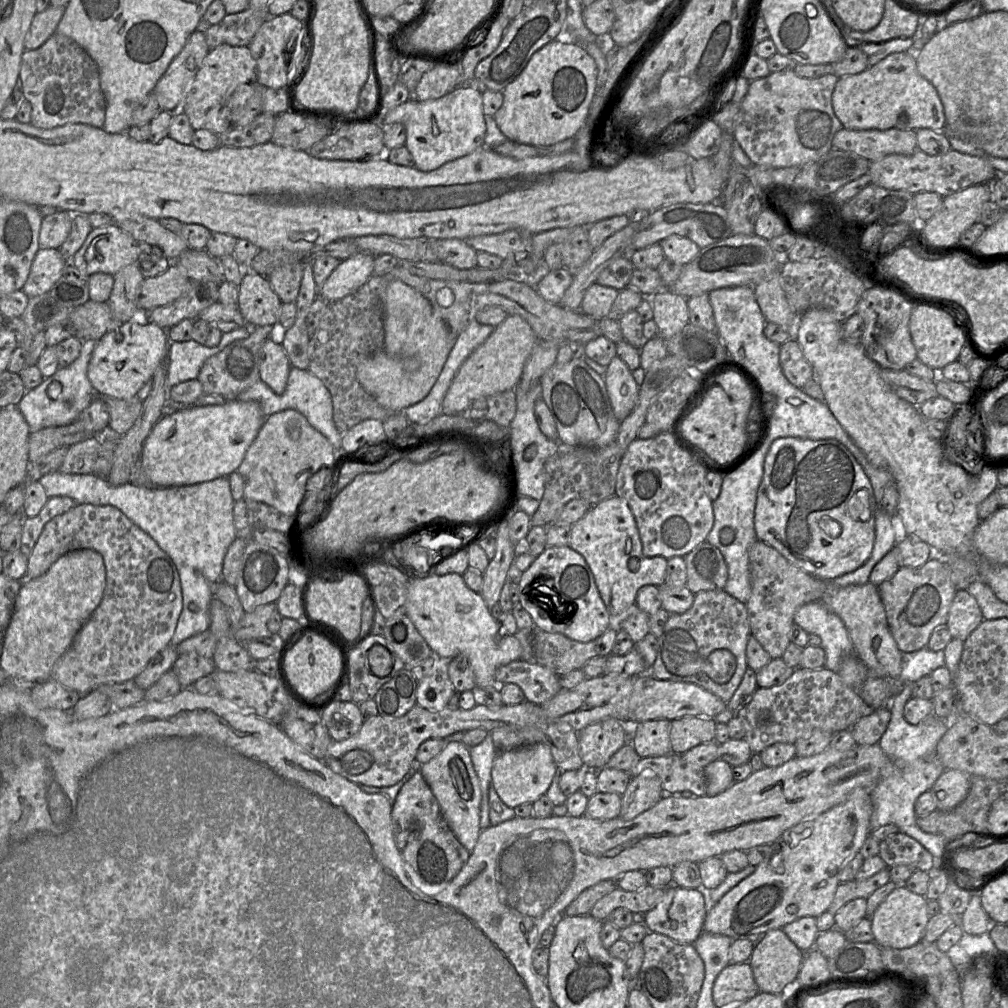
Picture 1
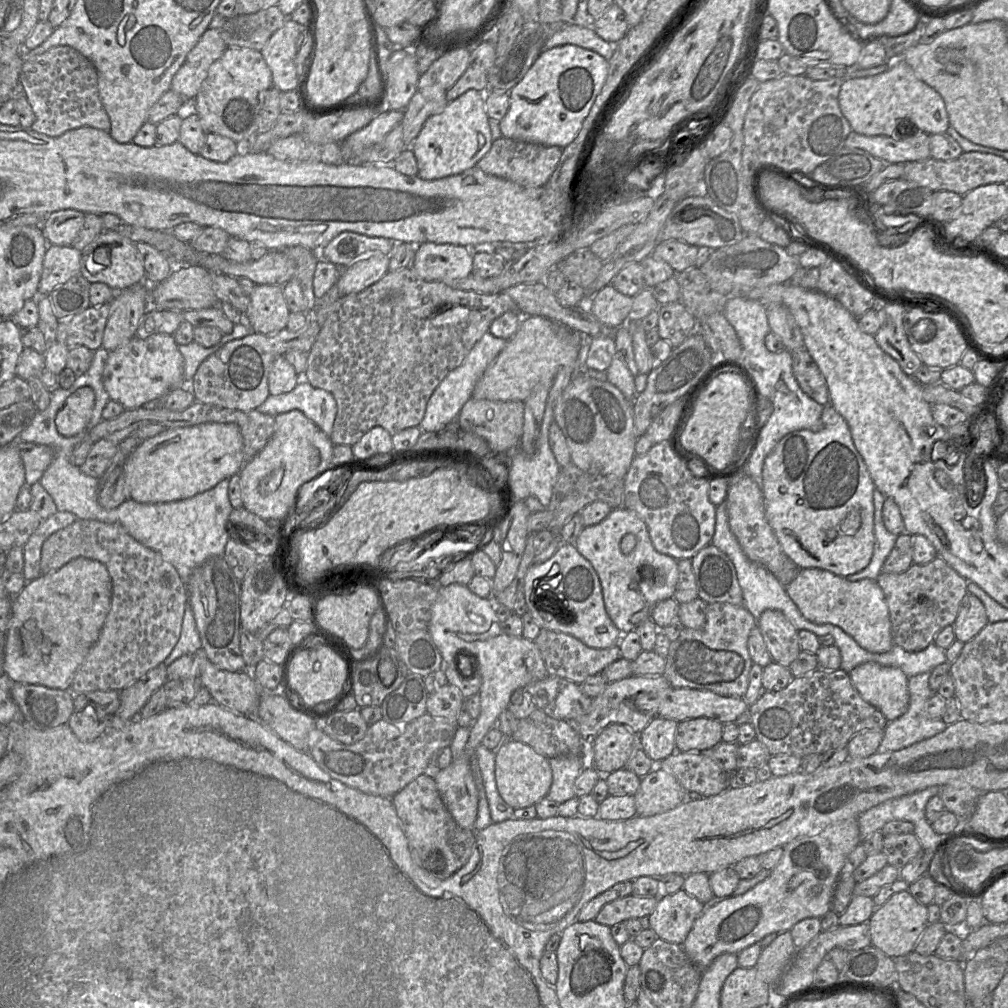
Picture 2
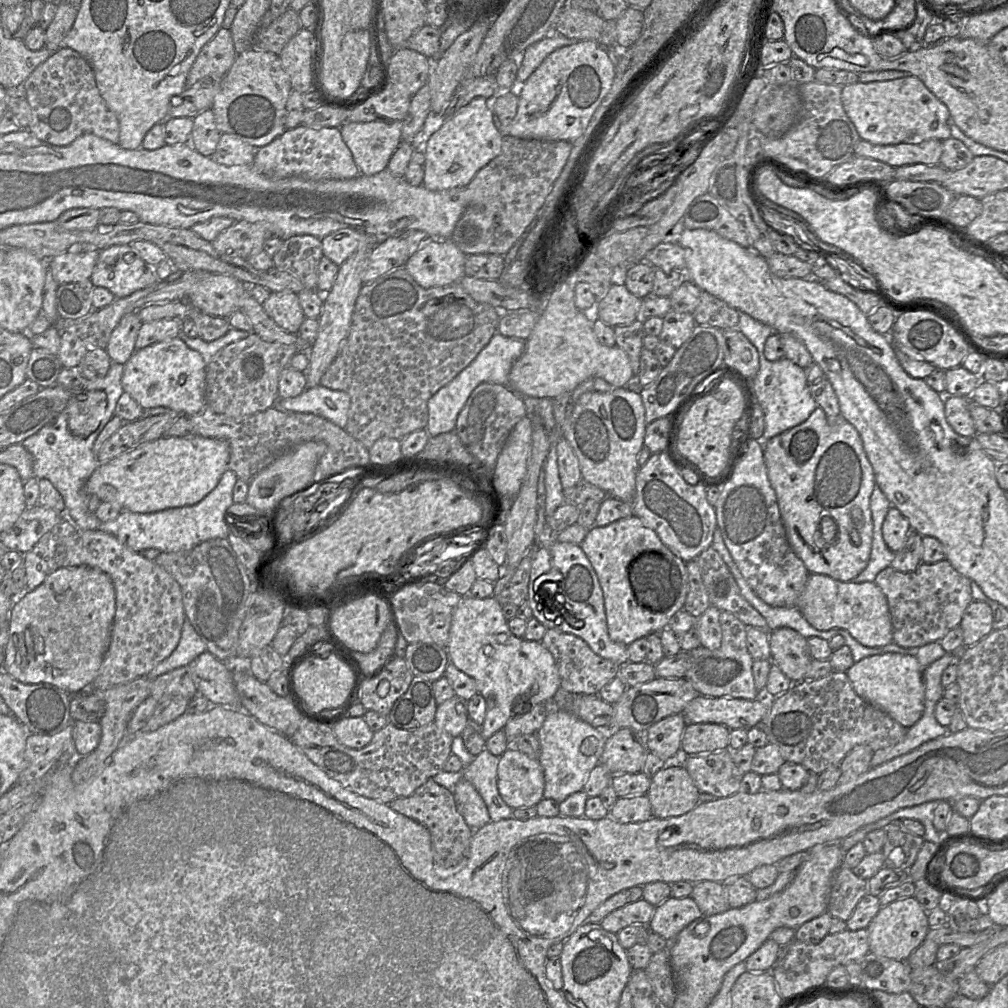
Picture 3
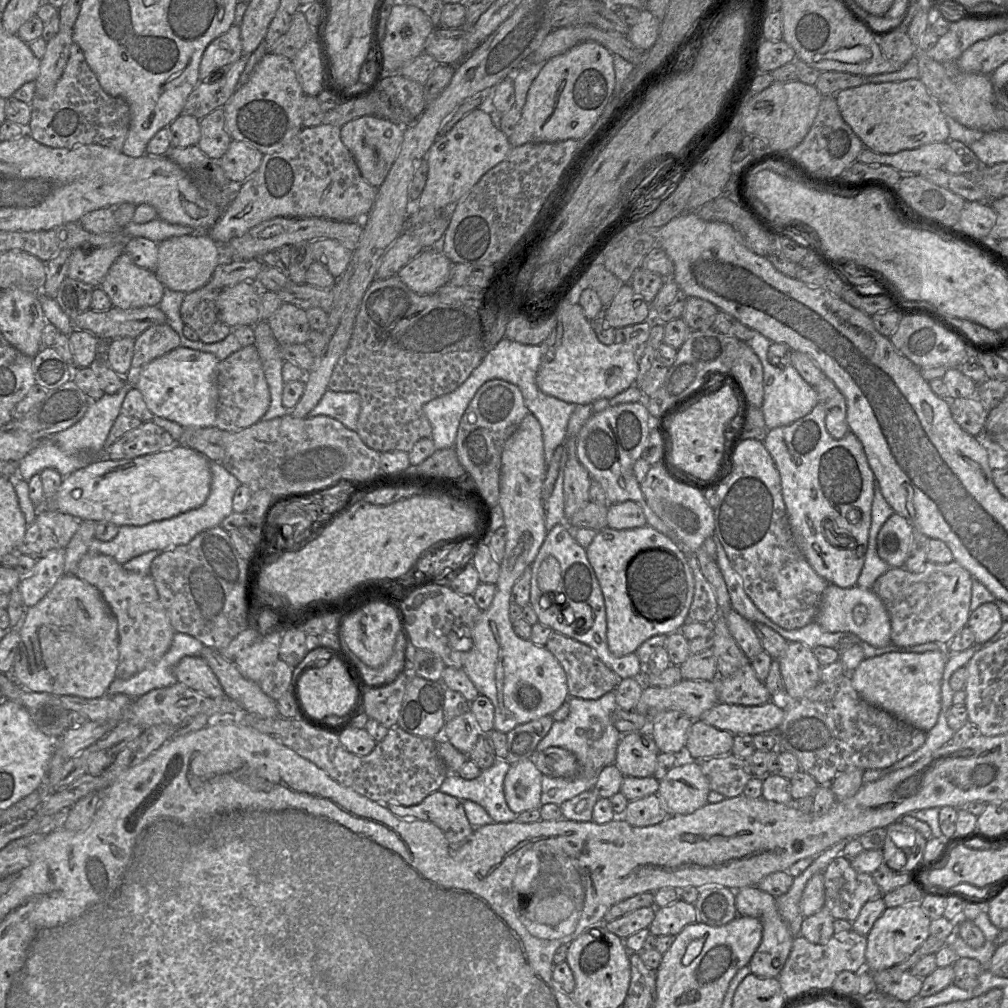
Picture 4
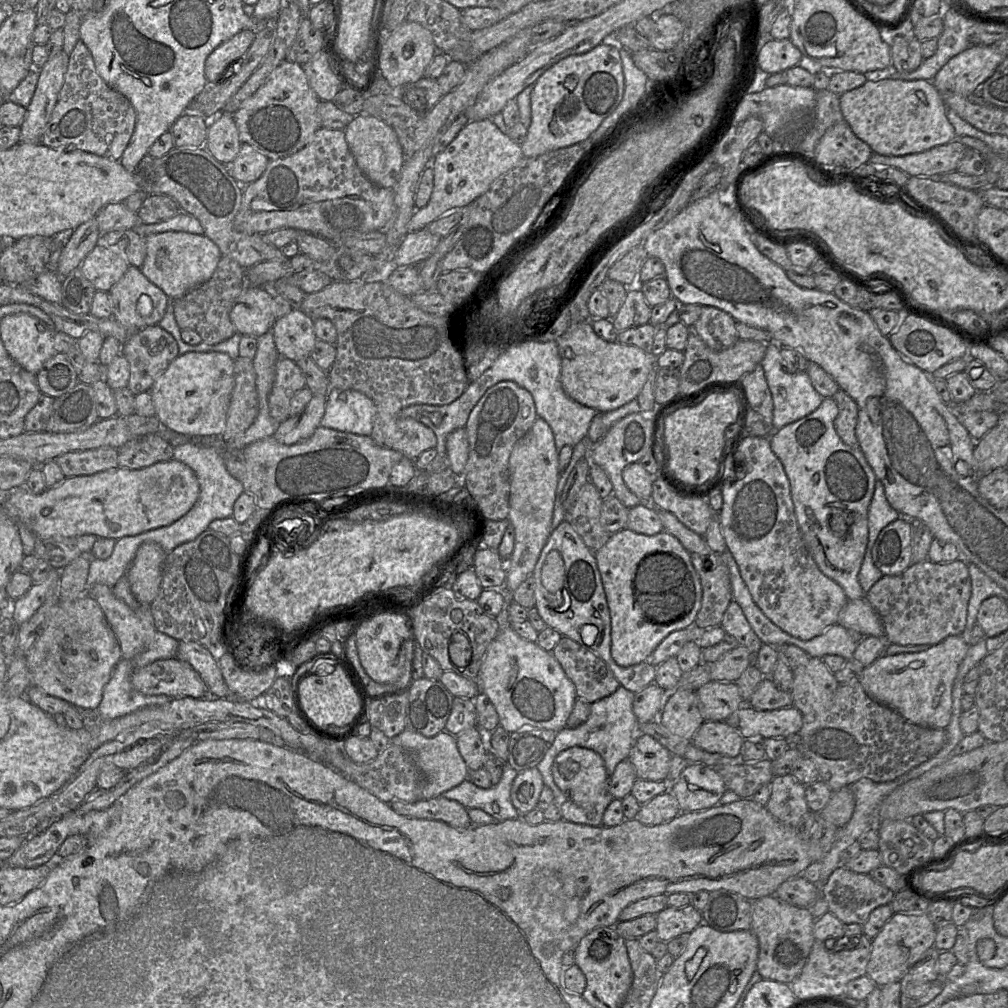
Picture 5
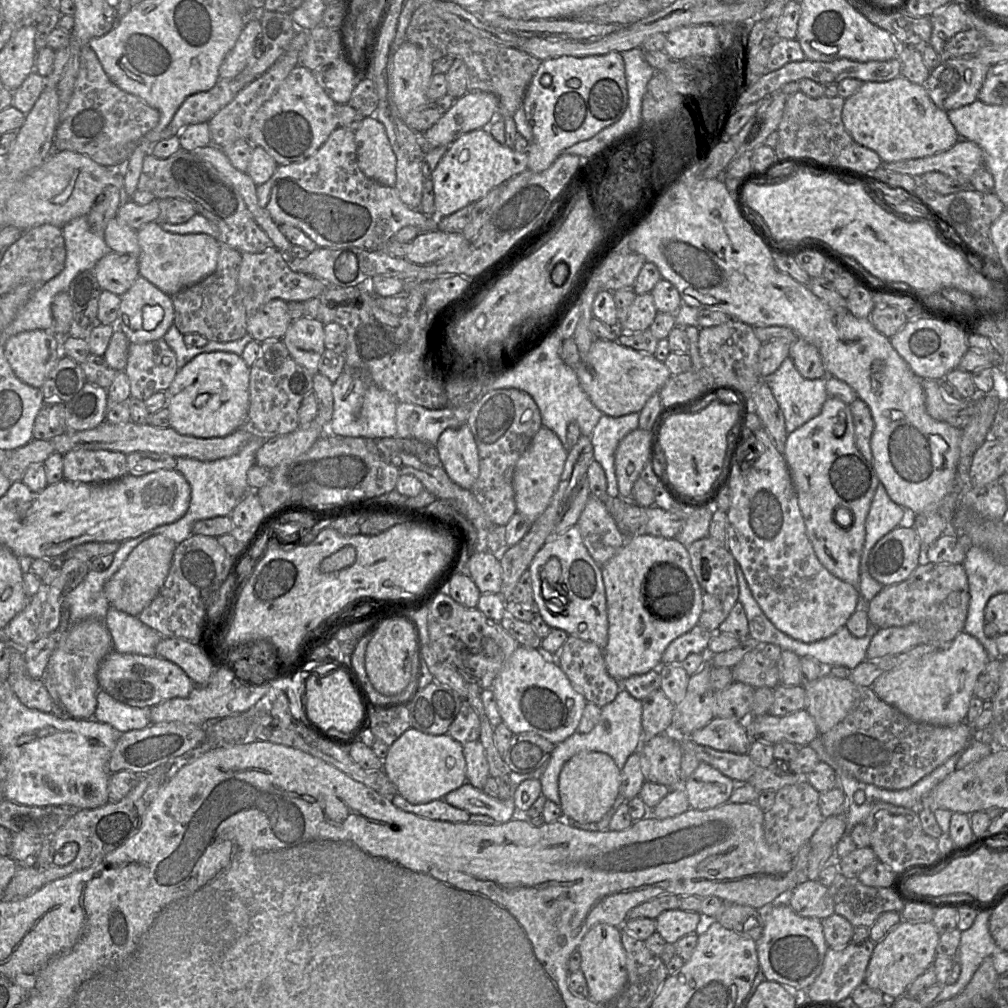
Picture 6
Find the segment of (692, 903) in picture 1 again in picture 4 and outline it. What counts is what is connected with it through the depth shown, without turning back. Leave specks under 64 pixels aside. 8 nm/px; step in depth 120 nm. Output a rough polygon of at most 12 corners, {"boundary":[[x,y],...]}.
{"boundary":[[682,900],[655,909],[654,936],[677,936],[698,921]]}

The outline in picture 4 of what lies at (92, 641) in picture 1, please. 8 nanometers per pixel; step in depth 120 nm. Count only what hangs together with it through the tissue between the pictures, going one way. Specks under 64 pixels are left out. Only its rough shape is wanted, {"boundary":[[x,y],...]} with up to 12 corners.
{"boundary":[[88,552],[76,576],[117,620],[115,678],[158,661],[176,633],[150,574]]}

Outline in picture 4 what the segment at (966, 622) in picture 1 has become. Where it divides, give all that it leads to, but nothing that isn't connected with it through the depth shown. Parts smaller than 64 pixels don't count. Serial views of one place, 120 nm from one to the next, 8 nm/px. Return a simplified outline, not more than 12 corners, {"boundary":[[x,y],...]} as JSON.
{"boundary":[[994,603],[970,612],[967,625],[974,645],[983,645],[1000,630]]}

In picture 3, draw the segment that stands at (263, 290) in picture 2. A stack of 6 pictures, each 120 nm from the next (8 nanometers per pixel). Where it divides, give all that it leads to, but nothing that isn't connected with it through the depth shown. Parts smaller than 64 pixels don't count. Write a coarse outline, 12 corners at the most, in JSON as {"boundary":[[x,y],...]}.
{"boundary":[[271,292],[262,307],[288,333],[306,318],[297,294]]}

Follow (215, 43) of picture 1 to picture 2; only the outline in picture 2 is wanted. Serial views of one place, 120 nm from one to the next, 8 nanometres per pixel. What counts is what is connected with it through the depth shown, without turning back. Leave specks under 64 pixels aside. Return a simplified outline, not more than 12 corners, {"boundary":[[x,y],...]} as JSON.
{"boundary":[[277,5],[226,19],[228,47],[261,51],[290,16]]}

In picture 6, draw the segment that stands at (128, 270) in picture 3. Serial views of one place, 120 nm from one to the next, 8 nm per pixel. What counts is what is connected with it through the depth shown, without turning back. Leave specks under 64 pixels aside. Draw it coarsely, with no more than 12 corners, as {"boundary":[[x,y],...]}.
{"boundary":[[142,276],[119,297],[115,326],[130,343],[161,339],[171,296]]}

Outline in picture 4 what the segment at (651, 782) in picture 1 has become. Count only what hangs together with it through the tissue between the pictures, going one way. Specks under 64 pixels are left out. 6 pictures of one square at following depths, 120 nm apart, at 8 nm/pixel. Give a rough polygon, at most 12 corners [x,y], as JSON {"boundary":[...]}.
{"boundary":[[684,759],[656,792],[669,815],[708,803],[700,762]]}

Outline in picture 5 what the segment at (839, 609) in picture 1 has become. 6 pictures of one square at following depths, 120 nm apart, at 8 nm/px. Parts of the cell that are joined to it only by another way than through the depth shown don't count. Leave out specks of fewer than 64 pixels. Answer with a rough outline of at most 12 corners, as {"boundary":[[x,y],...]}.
{"boundary":[[866,598],[848,600],[837,624],[864,637],[885,635]]}

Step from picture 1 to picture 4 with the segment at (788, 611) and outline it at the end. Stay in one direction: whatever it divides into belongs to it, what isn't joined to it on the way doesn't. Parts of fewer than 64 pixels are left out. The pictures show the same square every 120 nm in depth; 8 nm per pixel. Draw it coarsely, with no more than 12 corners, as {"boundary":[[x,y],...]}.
{"boundary":[[789,642],[778,659],[786,693],[802,698],[820,682],[808,646]]}

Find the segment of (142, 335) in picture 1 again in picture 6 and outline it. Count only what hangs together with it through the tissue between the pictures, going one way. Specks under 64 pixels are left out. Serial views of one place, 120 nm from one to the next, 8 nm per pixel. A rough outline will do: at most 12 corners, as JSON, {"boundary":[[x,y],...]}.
{"boundary":[[201,353],[165,391],[170,427],[225,437],[249,421],[250,367]]}

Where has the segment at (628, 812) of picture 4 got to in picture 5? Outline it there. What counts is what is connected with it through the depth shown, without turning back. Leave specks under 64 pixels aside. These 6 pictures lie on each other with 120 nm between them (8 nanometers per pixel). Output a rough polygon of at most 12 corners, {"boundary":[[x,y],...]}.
{"boundary":[[668,791],[642,804],[634,819],[655,826],[680,813]]}

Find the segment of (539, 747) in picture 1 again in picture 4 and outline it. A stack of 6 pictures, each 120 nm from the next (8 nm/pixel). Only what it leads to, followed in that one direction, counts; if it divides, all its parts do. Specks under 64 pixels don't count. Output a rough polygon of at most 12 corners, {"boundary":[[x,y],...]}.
{"boundary":[[530,759],[511,764],[504,795],[513,812],[540,808],[542,776]]}

